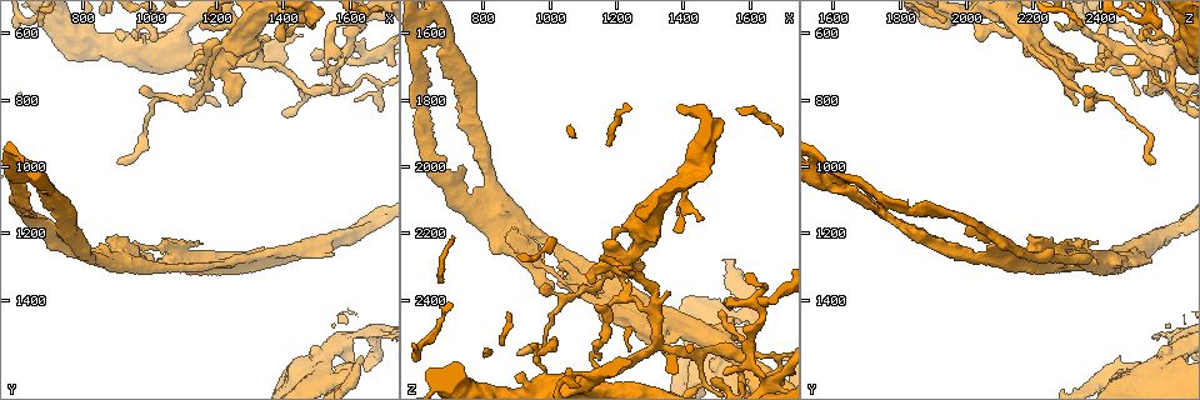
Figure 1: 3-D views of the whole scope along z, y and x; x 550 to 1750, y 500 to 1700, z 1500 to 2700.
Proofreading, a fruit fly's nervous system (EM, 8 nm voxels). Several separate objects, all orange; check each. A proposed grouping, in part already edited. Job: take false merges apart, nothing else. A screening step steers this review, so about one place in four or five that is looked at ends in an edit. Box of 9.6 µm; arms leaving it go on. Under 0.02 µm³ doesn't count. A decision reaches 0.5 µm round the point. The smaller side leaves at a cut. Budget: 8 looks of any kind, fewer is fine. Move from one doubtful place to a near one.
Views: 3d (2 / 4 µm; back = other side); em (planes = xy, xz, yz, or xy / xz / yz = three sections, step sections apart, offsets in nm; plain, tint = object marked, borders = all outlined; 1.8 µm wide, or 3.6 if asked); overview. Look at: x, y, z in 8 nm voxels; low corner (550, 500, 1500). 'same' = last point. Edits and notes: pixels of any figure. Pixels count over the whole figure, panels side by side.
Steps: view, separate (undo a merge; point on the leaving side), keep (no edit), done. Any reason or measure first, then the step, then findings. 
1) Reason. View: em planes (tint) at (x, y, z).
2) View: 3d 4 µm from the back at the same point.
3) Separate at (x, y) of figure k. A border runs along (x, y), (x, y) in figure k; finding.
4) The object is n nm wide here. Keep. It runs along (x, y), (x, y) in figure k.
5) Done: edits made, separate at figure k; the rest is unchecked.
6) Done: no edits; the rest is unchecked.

Thin neck. View: 3d 4 µm at (690, 1070, 1610).

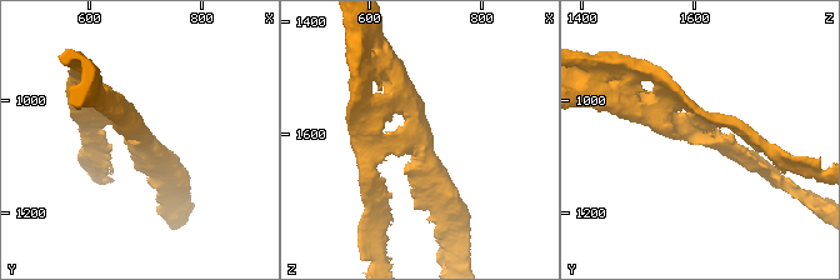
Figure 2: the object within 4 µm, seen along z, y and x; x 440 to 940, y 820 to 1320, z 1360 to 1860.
View: em xz step 4 (tint) at (695, 1060, 1615).

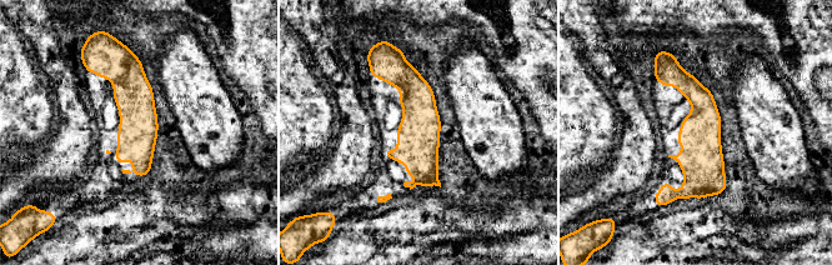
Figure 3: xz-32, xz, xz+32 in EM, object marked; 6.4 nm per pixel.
Cut it another way. View: em planes (tint) at the same point.

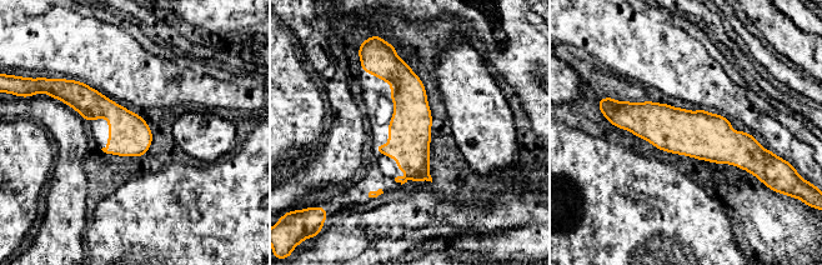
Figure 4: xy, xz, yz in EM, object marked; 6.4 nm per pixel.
Keep. It runs along (616, 116), (761, 153) in figure 4; one neuron here.

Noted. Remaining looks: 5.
Thick turns thin. View: em planes (tint) at (1230, 700, 2370).

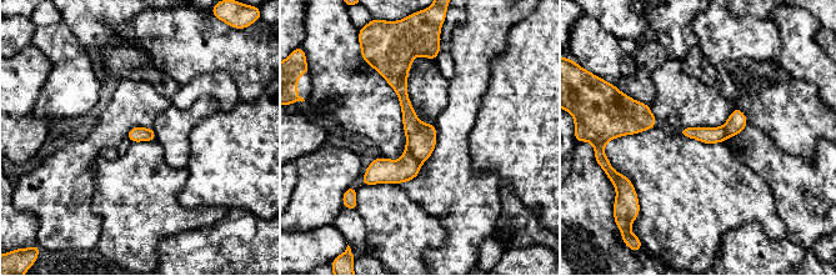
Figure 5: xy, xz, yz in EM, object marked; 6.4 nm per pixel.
Separate at (421, 138) of figure 5. A border runs along (406, 149), (421, 162) in figure 5; two neurons meet here.

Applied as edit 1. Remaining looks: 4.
Done: edits made, separate at figure 5; the rest is unchecked.

